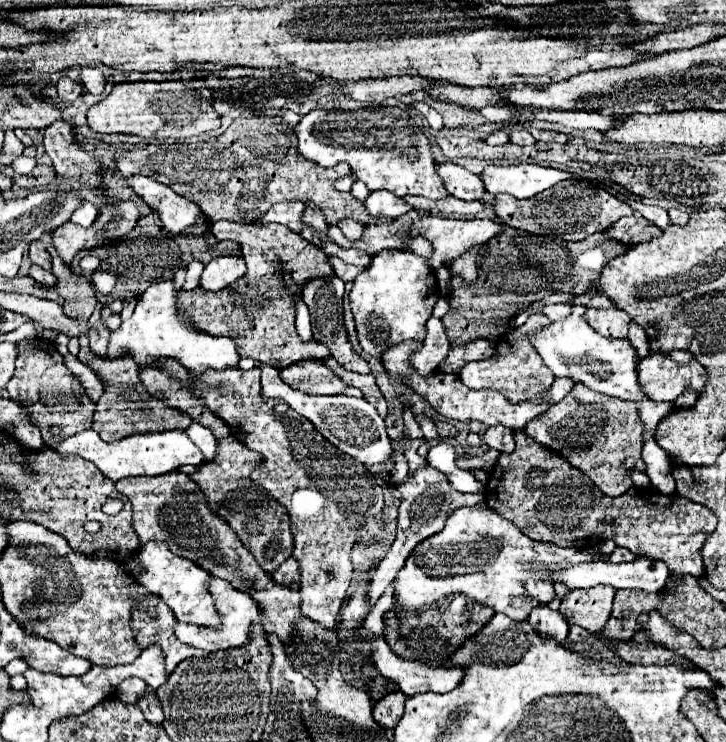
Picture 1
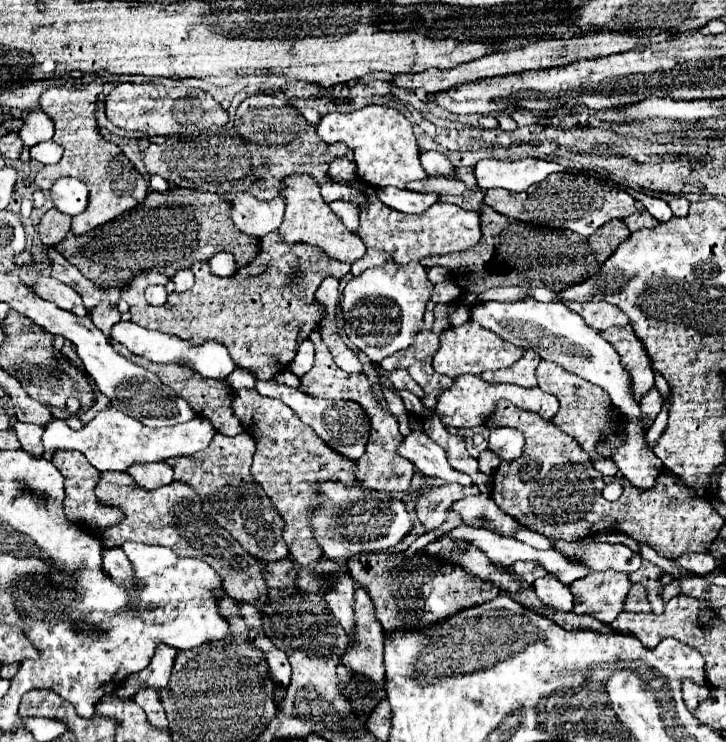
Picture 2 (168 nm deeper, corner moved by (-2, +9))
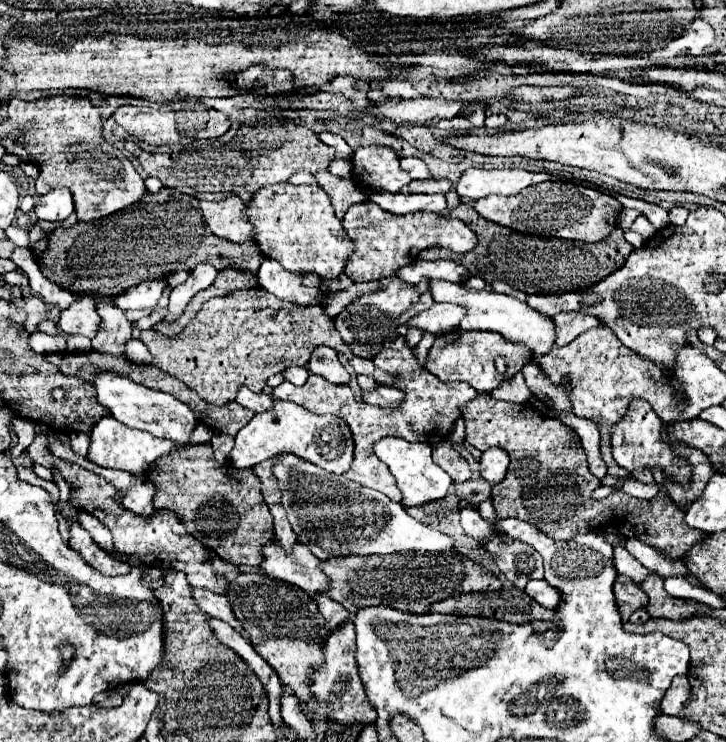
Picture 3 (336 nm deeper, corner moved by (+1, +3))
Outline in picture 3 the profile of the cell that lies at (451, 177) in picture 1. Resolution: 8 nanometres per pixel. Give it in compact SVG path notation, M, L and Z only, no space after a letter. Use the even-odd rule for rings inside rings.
M404 157L404 159L400 159L400 165L404 171L410 173L412 179L430 179L432 177L428 165L418 157Z

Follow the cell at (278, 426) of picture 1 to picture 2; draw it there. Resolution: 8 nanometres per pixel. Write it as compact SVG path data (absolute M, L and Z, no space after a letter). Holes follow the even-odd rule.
M255 389L235 391L233 411L241 419L243 427L253 433L257 451L253 457L251 473L285 521L283 539L289 547L289 553L297 563L309 565L309 559L323 557L323 551L319 549L315 539L307 533L307 529L311 529L307 513L321 497L315 493L315 487L331 479L333 475L337 481L355 483L357 479L355 475L351 475L355 469L355 461L335 455L335 451L331 451L325 443L319 443L319 439L311 435L311 429L303 425L301 419L287 405L279 403L277 399L263 397Z

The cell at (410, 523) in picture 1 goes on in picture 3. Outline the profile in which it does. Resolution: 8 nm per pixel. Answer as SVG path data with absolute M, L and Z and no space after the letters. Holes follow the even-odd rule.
M350 619L348 623L340 625L340 629L336 629L336 633L330 633L326 647L324 647L324 655L326 655L324 667L310 677L312 695L316 697L314 701L310 701L310 711L316 717L332 719L338 725L346 725L346 723L354 723L354 721L362 721L362 723L376 721L376 709L372 709L368 695L364 695L364 683L360 681L360 671L356 669L354 653L356 653L356 627Z

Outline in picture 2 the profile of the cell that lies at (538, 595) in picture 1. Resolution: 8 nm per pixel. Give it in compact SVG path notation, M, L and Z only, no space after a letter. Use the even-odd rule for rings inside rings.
M517 561L511 565L513 573L517 573L523 581L527 581L529 585L539 579L539 577L545 577L547 575L547 569L543 565L539 565L537 561Z

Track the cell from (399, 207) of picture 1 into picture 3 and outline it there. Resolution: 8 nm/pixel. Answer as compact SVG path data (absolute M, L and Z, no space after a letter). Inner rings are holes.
M370 191L368 197L378 203L384 211L406 215L418 211L434 211L442 213L446 209L444 195L402 195L402 193L388 193L388 191Z

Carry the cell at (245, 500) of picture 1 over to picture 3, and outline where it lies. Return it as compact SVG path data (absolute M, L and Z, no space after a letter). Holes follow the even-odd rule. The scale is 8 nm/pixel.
M196 445L178 449L166 457L160 457L148 467L146 477L154 481L158 493L154 495L154 509L170 509L178 513L178 517L188 527L188 533L202 541L206 547L214 549L218 557L236 565L260 565L264 561L264 545L274 539L272 531L272 515L262 499L260 481L252 469L236 469L234 465L218 465L214 459L214 451L210 445Z

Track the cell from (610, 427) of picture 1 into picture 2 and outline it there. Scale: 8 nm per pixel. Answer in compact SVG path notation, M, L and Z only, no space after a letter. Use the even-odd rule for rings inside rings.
M541 361L541 363L537 365L537 369L535 369L535 375L537 375L537 387L539 387L541 391L547 391L547 393L555 395L557 401L559 401L559 405L561 405L561 407L559 407L559 413L553 417L555 425L557 425L559 429L563 429L567 435L571 435L571 437L583 447L583 451L587 451L587 453L593 455L593 463L595 463L595 469L597 469L599 473L603 473L603 475L617 475L617 467L615 467L613 459L601 459L601 457L595 453L595 445L597 445L597 441L603 439L603 437L605 437L605 441L607 441L607 445L609 445L611 451L615 451L615 449L623 443L623 433L621 433L621 427L623 427L623 423L625 423L625 417L623 417L623 415L615 421L613 431L611 431L609 435L605 435L607 411L609 411L609 407L611 407L609 395L607 395L601 387L597 387L597 385L593 385L593 383L581 379L579 375L573 375L571 371L559 367L557 363L551 363L551 361Z

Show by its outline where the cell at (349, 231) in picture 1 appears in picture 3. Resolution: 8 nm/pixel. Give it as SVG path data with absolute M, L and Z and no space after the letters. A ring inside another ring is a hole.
M330 171L316 173L316 183L328 193L338 219L344 217L344 213L348 211L350 205L366 199L366 191L360 185L356 185L356 181L340 179L340 177L332 175Z

